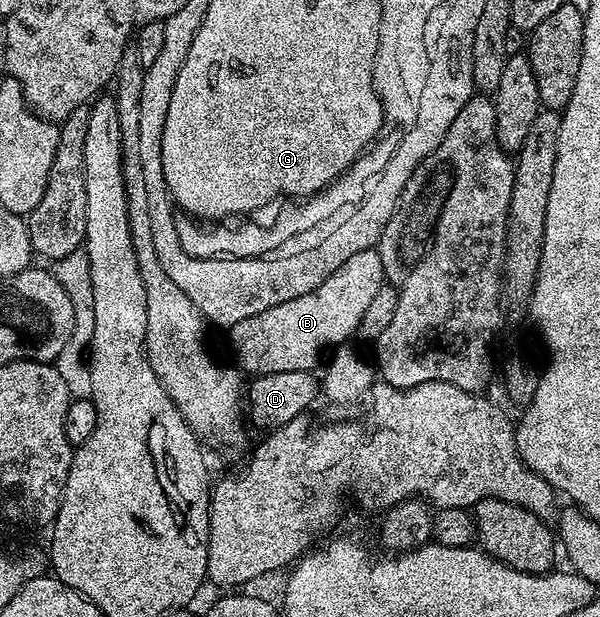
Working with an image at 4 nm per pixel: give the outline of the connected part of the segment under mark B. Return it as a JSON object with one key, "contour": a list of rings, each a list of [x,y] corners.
{"contour":[[[378,249],[349,256],[349,260],[345,260],[329,280],[313,288],[313,292],[285,300],[285,304],[277,304],[277,308],[265,308],[265,312],[257,312],[257,316],[249,316],[230,327],[231,350],[235,353],[238,369],[251,376],[314,371],[323,353],[326,355],[332,348],[344,345],[354,335],[365,307],[384,284]]]}

